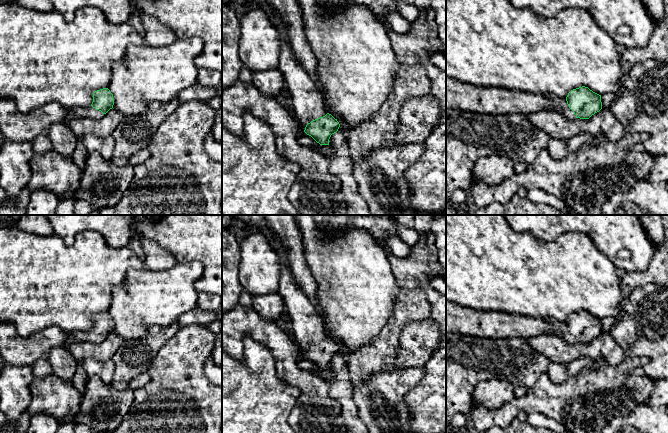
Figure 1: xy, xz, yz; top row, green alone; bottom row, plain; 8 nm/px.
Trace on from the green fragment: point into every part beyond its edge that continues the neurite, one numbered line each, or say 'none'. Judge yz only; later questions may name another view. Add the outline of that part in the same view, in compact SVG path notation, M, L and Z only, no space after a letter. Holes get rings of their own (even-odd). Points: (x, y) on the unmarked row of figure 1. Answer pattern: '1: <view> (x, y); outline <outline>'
1: yz (559, 329); outline M544 318L552 327L552 331L549 335L557 336L564 339L568 343L575 343L576 339L569 332L566 323L562 323L551 318Z

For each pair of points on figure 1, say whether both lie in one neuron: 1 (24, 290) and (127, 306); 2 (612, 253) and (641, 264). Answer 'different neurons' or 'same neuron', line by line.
1: different neurons
2: same neuron

